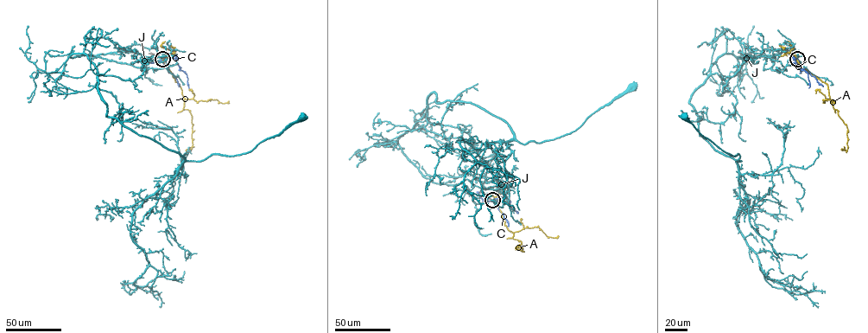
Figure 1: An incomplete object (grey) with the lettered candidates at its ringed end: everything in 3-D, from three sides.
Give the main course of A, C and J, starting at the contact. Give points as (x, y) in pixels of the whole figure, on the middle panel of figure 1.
A: (492, 200), (502, 214), (504, 224), (513, 233), (513, 239), (521, 242), (522, 251), (516, 249), (522, 247)
C: (492, 200), (507, 198), (510, 205), (518, 212)
J: (492, 200), (434, 182), (403, 152), (432, 92), (478, 105), (527, 144), (574, 131), (632, 86)

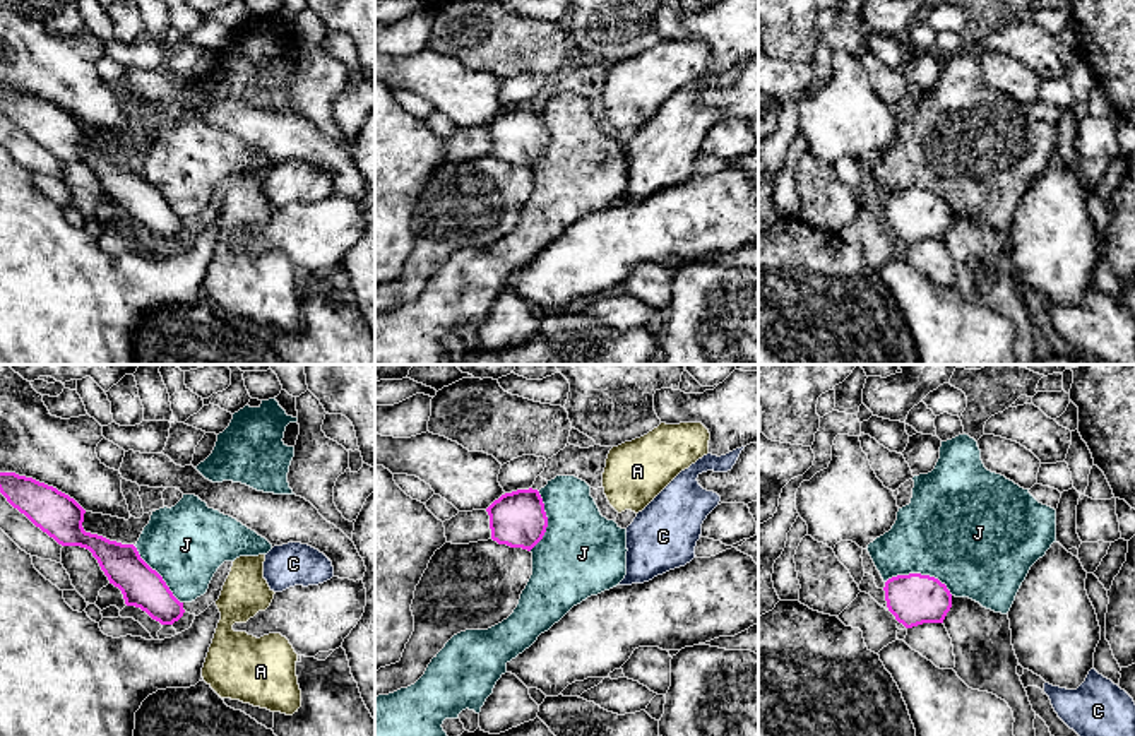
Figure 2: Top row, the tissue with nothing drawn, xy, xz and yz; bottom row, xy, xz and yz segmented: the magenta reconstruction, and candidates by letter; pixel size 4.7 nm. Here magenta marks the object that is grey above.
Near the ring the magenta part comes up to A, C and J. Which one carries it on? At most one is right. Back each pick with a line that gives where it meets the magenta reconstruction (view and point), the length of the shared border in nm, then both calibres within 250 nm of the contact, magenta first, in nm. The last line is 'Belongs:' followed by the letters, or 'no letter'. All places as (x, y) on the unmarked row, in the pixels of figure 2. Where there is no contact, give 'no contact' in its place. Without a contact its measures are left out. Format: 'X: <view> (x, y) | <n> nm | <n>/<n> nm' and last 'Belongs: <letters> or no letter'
A: no contact
Belongs: A

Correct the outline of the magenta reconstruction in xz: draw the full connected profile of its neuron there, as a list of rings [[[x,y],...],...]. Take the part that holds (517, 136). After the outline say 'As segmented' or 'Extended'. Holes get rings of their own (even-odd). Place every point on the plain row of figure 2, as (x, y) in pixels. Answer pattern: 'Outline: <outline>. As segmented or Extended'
Outline: [[[538,106],[502,111],[488,125],[491,156],[531,168],[544,152],[548,134]]]. As segmented

